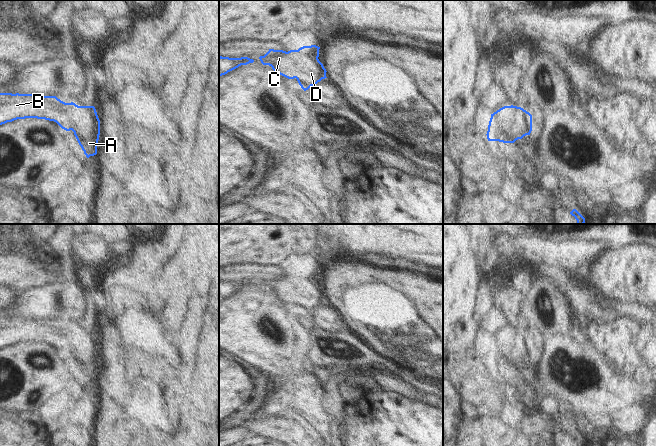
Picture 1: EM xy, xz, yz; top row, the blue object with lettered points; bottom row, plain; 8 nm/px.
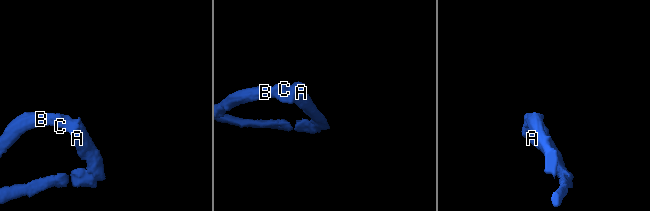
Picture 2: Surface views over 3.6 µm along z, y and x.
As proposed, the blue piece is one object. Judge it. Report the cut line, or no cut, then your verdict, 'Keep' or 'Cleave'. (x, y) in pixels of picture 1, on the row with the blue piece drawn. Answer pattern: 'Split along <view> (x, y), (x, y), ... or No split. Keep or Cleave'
No split. Keep.

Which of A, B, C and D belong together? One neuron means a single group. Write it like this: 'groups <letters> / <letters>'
groups A B C D

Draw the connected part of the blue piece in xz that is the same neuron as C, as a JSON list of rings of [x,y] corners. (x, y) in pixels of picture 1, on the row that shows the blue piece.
[[[316,45],[303,46],[298,50],[269,49],[259,59],[263,65],[269,65],[278,74],[296,78],[301,88],[306,91],[326,77],[326,69],[319,61],[319,49]]]

